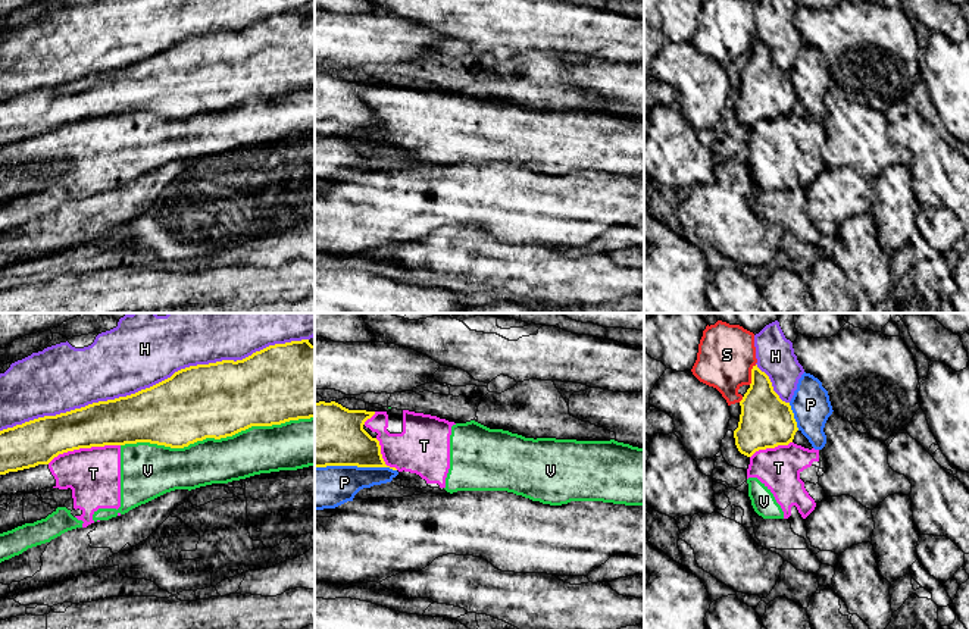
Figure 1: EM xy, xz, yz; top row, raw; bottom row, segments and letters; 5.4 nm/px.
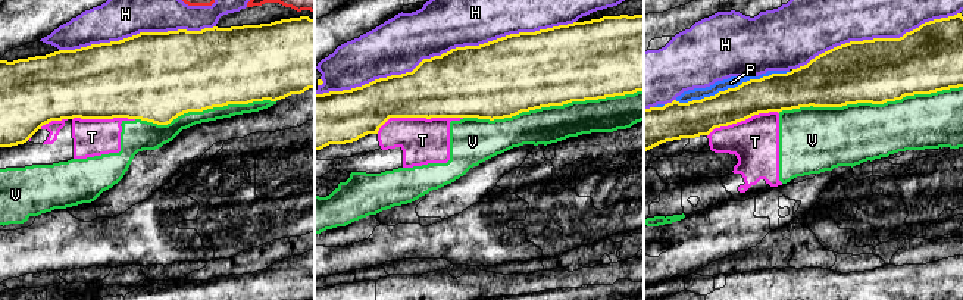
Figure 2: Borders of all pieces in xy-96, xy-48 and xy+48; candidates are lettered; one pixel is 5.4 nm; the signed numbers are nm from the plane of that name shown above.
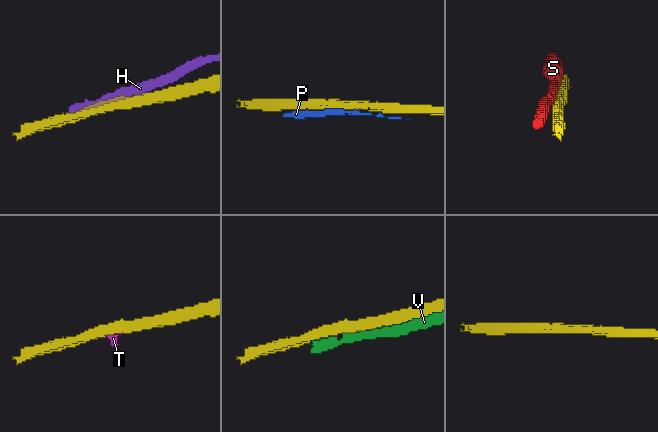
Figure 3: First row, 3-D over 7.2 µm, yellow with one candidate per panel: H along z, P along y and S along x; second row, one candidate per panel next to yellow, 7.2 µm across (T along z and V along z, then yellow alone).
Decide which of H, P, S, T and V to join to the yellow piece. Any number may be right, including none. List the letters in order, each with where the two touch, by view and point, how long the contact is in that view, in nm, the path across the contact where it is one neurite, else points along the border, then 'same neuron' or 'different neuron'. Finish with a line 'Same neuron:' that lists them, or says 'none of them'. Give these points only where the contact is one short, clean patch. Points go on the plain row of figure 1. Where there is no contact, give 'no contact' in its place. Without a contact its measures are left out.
H: xy (153, 56) | 1750 nm | different neuron
P: xz (356, 135) | 440 nm | different neuron
S: yz (752, 46) | 120 nm | different neuron
T: xy (83, 118) | 420 nm | different neuron
V: xy (216, 109) | 1050 nm | different neuron
Same neuron: none of them

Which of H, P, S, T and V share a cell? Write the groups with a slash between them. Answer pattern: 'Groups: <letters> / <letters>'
Groups: H / P / S / T V

